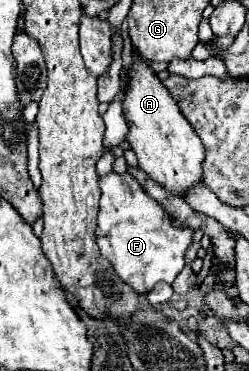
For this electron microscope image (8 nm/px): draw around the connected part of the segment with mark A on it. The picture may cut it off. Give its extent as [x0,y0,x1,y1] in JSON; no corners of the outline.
[122,53,204,197]

